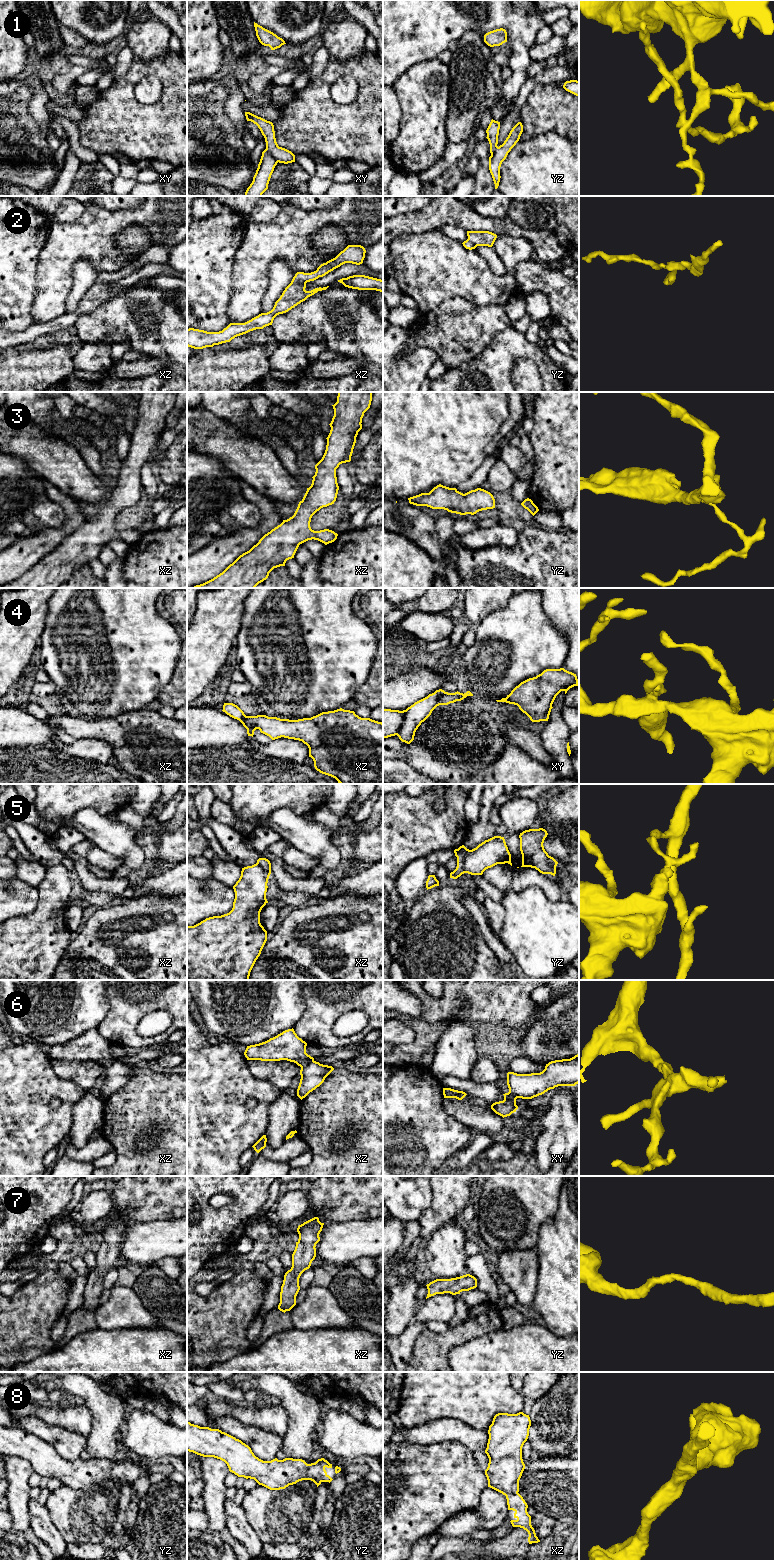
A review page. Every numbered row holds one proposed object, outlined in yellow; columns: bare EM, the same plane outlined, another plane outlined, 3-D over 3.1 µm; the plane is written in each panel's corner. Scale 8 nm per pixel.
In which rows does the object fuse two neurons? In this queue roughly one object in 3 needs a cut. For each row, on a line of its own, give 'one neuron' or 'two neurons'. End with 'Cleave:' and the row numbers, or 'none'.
1: two neurons
2: two neurons
3: one neuron
4: one neuron
5: two neurons
6: one neuron
7: one neuron
8: one neuron
Cleave: 1, 2, 5

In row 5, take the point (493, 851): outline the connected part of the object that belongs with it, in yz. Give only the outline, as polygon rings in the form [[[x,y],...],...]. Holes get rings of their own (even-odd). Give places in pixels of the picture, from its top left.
[[[494,836],[470,850],[463,863],[465,873],[482,875],[483,872],[497,864],[511,863],[511,854],[504,837]]]

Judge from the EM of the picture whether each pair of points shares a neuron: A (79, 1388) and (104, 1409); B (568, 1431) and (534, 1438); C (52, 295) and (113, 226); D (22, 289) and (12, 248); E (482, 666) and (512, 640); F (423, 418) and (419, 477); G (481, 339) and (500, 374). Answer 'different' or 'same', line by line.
A: same
B: same
C: same
D: same
E: same
F: same
G: different

